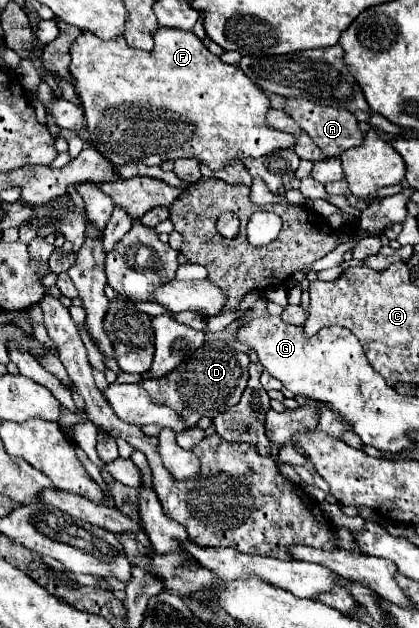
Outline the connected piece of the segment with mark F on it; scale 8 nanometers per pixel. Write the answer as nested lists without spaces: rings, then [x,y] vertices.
[[[158,27],[152,37],[154,49],[150,53],[128,47],[124,37],[102,41],[88,31],[82,31],[70,45],[70,75],[74,77],[74,91],[88,117],[86,129],[90,133],[90,143],[94,143],[112,165],[160,165],[166,159],[194,157],[210,169],[224,169],[230,159],[262,157],[294,145],[296,139],[292,135],[264,125],[270,101],[238,65],[222,63],[192,31]]]

